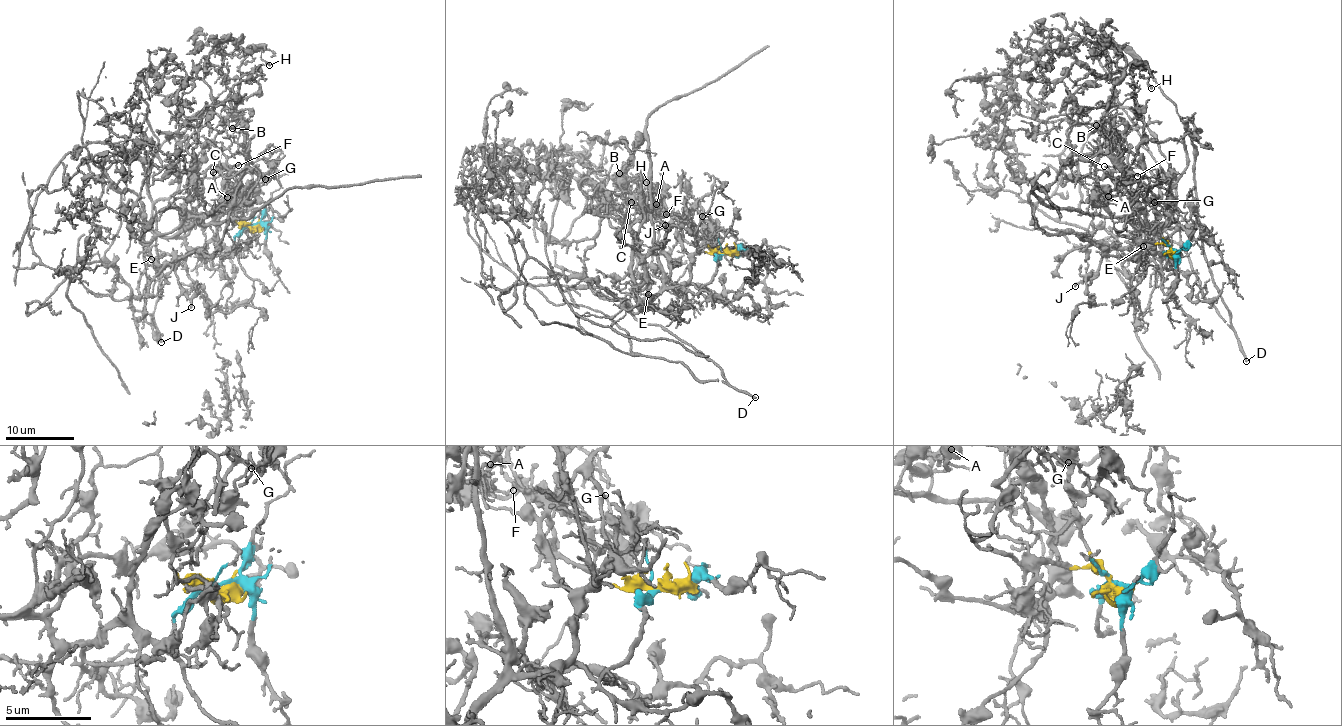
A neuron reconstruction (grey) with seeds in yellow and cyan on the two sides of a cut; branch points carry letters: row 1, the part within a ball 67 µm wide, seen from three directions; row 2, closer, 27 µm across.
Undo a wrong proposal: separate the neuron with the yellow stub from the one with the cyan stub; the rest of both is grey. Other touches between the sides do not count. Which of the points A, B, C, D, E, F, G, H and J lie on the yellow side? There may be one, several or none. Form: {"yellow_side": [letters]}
{"yellow_side": ["A", "B", "C", "D", "F", "G", "H"]}

